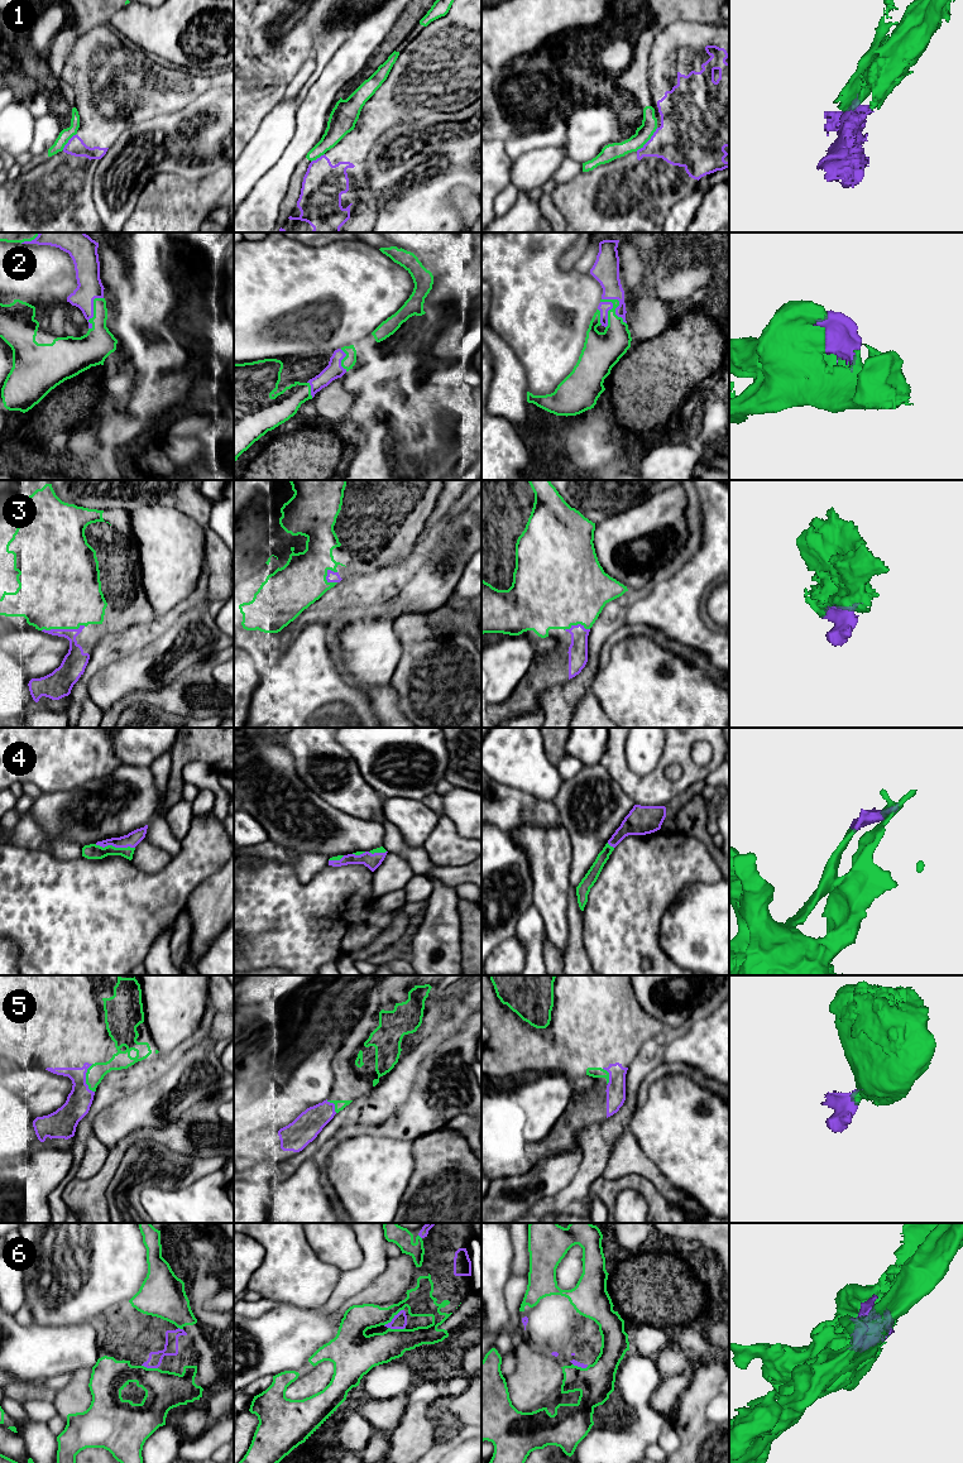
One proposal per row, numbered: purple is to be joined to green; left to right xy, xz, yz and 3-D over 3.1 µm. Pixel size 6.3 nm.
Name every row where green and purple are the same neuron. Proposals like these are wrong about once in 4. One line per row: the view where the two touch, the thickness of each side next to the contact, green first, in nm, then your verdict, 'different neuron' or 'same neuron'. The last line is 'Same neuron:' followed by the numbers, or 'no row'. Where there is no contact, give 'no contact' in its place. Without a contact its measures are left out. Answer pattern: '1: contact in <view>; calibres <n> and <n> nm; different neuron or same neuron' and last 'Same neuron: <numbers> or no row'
1: contact in yz; calibres 110 and 360 nm; different neuron
2: contact in yz; calibres 220 and 160 nm; same neuron
3: contact in xy; calibres 500 and 150 nm; same neuron
4: contact in xy; calibres 100 and 90 nm; same neuron
5: contact in xy; calibres 110 and 160 nm; same neuron
6: contact in xz; calibres 200 and 90 nm; same neuron
Same neuron: 2, 3, 4, 5, 6

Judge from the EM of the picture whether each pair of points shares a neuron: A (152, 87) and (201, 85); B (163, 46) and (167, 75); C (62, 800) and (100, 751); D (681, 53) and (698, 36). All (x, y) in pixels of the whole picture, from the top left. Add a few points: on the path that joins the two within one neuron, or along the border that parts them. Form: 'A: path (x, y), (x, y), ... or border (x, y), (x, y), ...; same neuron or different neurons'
A: path (164, 87), (188, 85); same neuron
B: border (152, 58), (191, 71); different neurons
C: border (97, 778), (85, 782), (78, 787), (43, 792); different neurons
D: path (684, 49), (694, 39); same neuron

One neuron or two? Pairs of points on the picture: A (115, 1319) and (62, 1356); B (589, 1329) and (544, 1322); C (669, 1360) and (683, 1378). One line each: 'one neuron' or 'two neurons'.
A: two neurons
B: one neuron
C: one neuron

